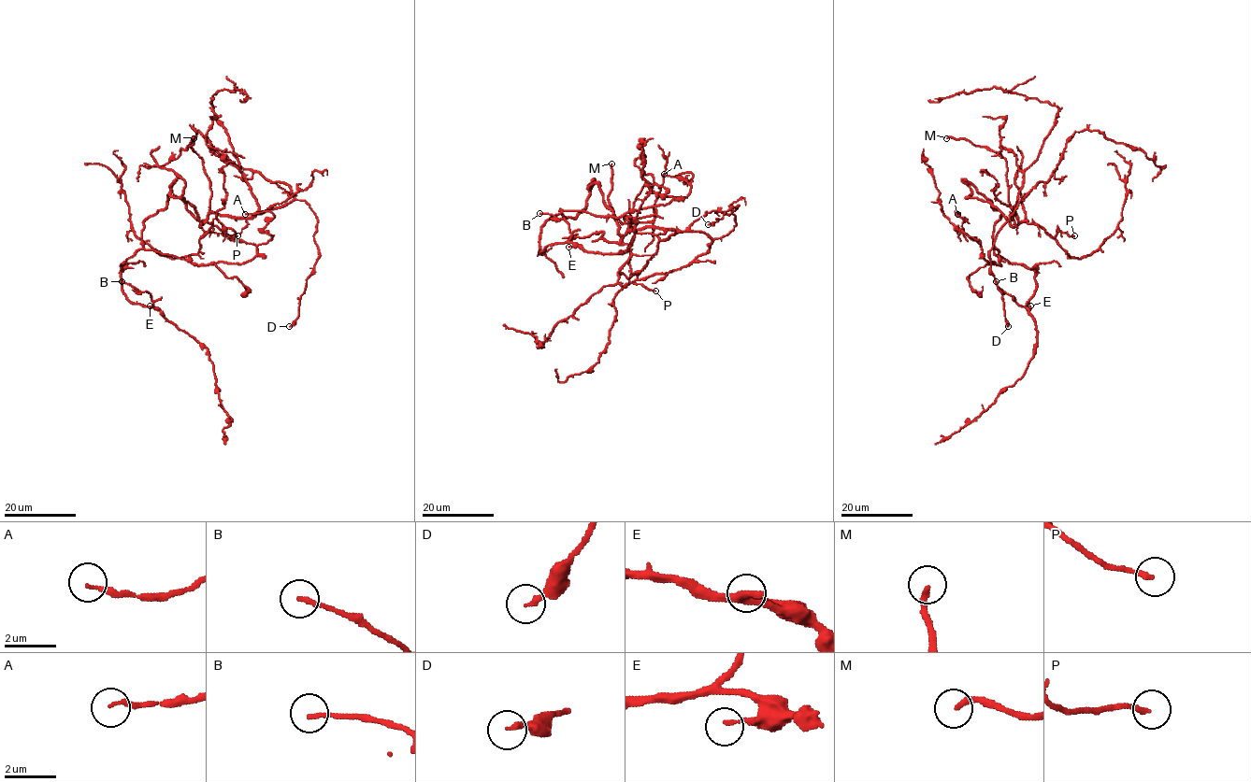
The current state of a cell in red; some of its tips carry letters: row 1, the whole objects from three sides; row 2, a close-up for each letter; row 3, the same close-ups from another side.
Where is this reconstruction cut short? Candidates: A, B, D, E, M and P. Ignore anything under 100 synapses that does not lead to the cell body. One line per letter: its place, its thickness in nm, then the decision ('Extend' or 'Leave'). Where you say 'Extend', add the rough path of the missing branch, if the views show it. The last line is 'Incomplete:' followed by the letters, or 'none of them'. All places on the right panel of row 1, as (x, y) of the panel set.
A: Place: (957, 214). Thickness 150 nm. Leave
B: Place: (996, 281). Thickness 170 nm. Leave
D: Place: (1008, 326). Thickness 200 nm. Leave
E: Place: (1030, 305). Thickness 140 nm. Leave
M: Place: (946, 138). Thickness 200 nm. Extend. Course of what is missing: (946, 138), (929, 131), (917, 136), (911, 144), (903, 138), (884, 141), (873, 136), (879, 138), (877, 140)
P: Place: (1074, 235). Thickness 190 nm. Leave
Incomplete: M

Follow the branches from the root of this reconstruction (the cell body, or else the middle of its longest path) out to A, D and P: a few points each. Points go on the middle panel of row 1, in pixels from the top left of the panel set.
A: (601, 189), (590, 185), (586, 206), (563, 215), (621, 218), (685, 197), (682, 178), (693, 174), (664, 174)
D: (601, 189), (621, 234), (660, 227), (703, 232), (717, 239), (736, 225), (732, 213), (738, 206), (708, 224)
P: (601, 189), (603, 203), (614, 214), (618, 234), (630, 253), (620, 271), (630, 282), (655, 291)

